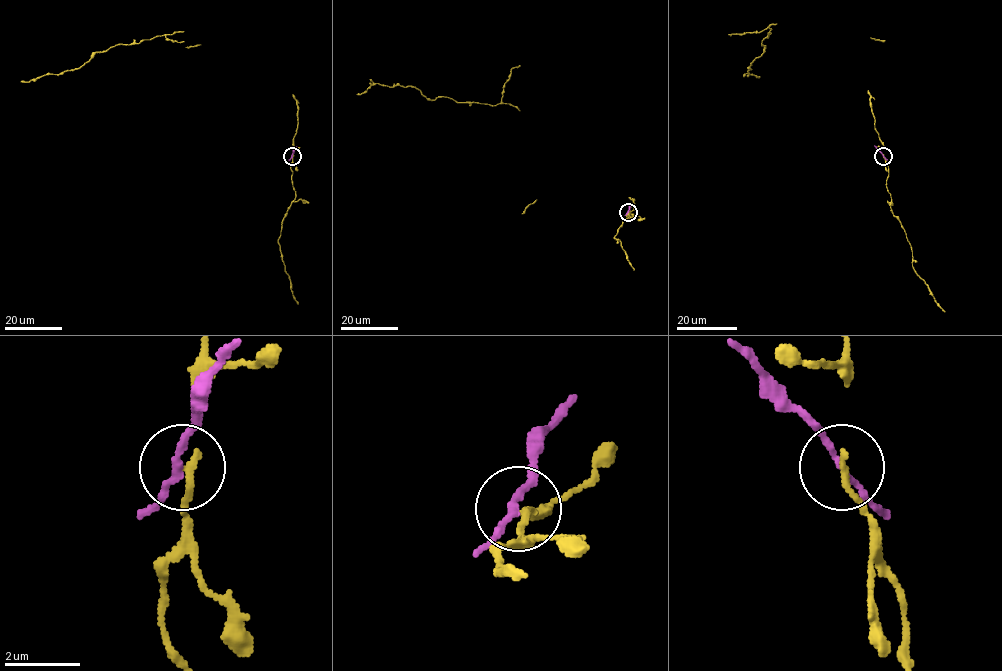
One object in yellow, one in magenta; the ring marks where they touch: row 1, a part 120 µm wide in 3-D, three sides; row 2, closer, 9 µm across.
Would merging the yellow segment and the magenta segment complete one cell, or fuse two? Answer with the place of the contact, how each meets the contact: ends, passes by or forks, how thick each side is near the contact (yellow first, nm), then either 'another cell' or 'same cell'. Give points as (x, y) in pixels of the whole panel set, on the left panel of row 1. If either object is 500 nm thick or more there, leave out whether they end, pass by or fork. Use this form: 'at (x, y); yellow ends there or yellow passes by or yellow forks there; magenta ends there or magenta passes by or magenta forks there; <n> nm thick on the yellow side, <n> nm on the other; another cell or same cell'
at (292, 156); yellow ends there; magenta passes by; 190 nm thick on the yellow side, 150 nm on the other; another cell

